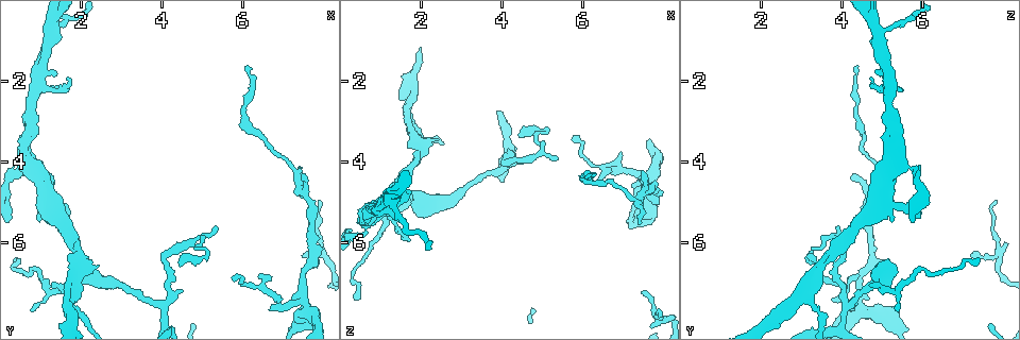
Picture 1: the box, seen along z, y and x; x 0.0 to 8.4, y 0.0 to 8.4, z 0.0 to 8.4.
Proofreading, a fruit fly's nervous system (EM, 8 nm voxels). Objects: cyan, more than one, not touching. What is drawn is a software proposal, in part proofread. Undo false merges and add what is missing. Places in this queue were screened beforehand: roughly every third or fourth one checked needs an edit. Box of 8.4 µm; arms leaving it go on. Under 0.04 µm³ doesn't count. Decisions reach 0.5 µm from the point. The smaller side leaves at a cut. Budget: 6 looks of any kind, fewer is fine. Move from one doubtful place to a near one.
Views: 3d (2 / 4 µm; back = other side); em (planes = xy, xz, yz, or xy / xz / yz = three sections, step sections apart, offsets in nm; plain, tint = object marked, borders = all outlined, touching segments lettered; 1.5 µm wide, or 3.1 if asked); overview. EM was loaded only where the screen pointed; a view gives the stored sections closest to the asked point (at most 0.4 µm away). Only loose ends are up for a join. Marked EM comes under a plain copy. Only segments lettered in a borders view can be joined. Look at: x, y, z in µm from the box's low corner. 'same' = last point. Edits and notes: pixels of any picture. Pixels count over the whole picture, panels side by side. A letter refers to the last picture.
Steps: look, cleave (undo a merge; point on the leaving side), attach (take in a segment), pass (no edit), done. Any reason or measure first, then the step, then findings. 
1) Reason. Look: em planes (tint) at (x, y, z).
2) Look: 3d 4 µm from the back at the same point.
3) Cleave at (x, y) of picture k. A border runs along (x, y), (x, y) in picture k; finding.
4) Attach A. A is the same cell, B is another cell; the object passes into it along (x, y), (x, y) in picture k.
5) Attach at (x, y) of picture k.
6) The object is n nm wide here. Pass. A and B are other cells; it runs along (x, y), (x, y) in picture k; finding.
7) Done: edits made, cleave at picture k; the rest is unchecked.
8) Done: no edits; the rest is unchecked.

Look: 3d 2 µm at (7.45, 4.40, 4.30).

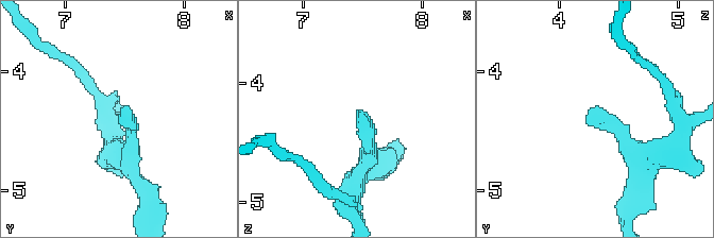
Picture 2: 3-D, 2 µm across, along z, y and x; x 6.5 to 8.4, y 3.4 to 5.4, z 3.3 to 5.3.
Now the EM. Look: em planes (borders) at (7.46, 4.36, 4.24).

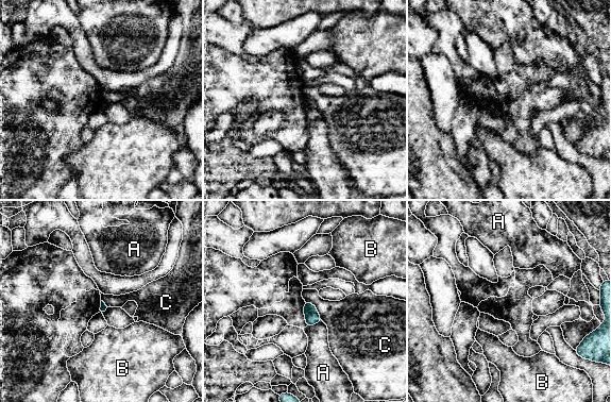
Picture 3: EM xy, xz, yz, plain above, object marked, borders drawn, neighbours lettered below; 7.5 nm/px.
Pass. A, B and C are other cells; a border runs along (305, 301), (315, 306), (321, 319) in picture 3; no lettered segment goes on from it.

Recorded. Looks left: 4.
Look: em planes (borders) at (5.75, 6.85, 3.30).

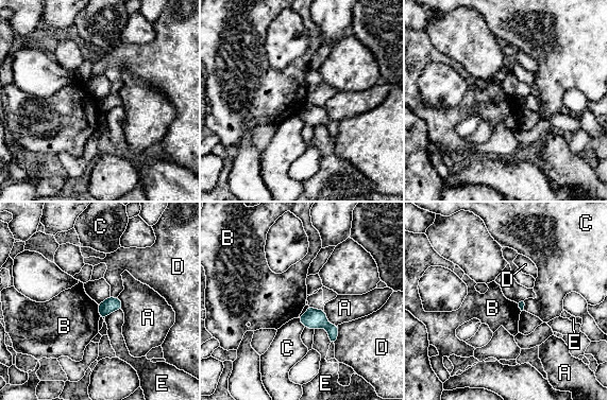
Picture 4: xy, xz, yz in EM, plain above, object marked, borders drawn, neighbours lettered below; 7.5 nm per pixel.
Pass. A, B, C, D and E are other cells; a border runs along (97, 305), (100, 316) in picture 4; none of them fits.

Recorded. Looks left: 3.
Branch point. Look: em planes (borders) at (1.80, 7.40, 3.15).

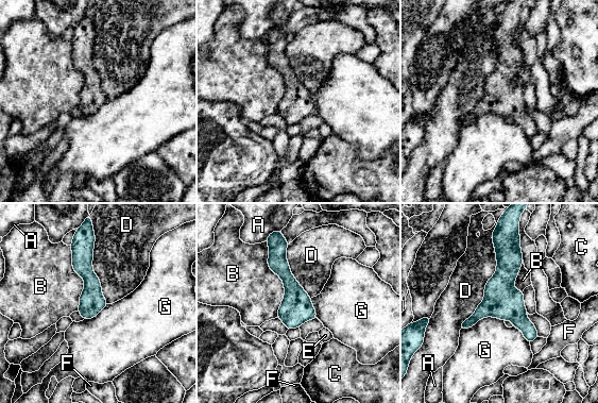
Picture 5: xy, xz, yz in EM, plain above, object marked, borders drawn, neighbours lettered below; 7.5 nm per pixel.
Pass. A, B, C, D, E, F and G are other cells; a border runs along (503, 320), (481, 317), (460, 330) in picture 5; continuous, no second cell.

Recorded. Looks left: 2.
Done: no edits; the rest is unchecked.

